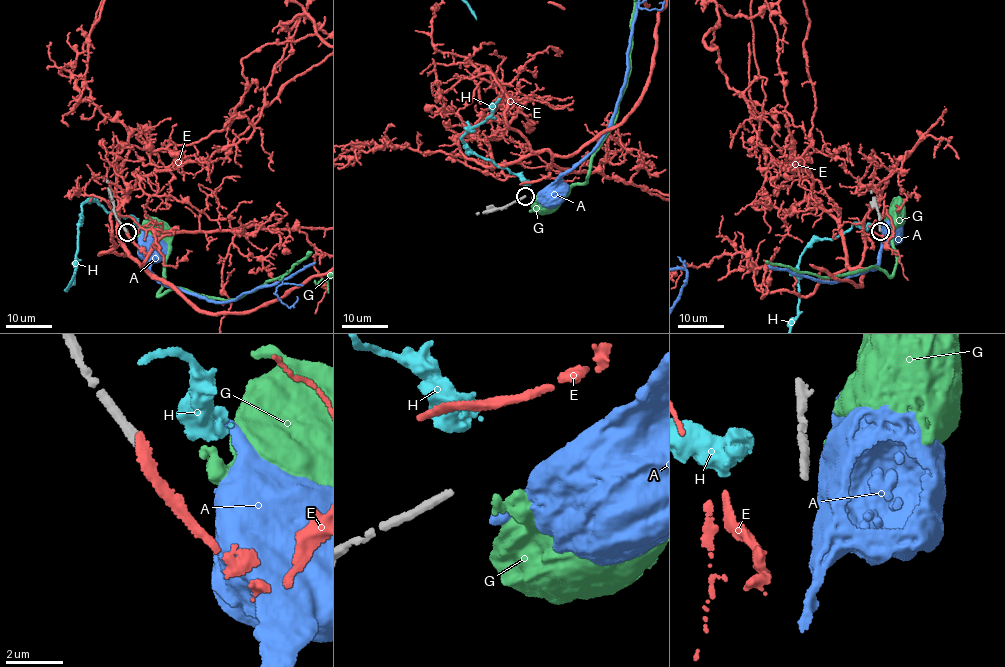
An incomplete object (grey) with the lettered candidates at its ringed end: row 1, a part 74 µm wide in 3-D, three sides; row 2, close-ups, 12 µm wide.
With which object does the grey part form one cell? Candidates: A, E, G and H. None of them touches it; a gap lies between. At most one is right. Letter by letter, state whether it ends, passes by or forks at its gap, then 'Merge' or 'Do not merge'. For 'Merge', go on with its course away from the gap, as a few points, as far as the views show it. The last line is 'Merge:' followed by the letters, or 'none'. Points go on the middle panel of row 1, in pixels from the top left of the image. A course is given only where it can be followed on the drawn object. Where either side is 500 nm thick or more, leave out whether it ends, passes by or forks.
A: Do not merge
E: It ends there. Do not merge
G: It ends there. Do not merge
H: Do not merge
Merge: none

